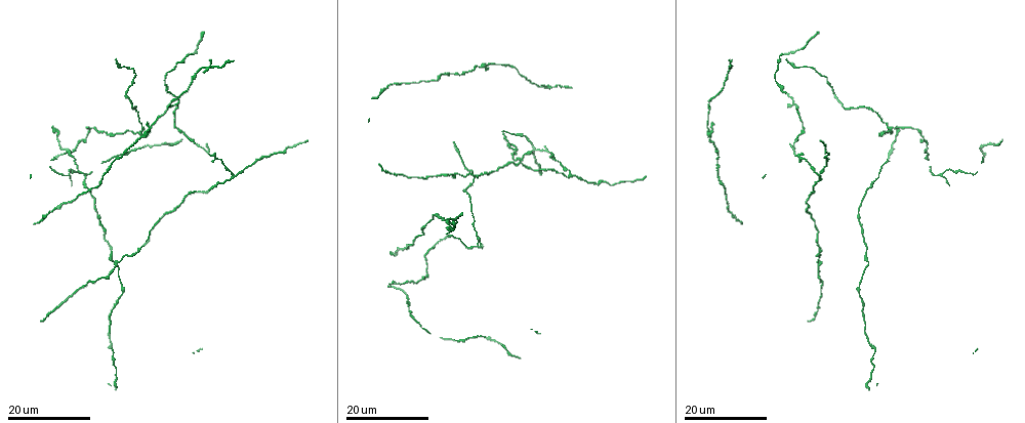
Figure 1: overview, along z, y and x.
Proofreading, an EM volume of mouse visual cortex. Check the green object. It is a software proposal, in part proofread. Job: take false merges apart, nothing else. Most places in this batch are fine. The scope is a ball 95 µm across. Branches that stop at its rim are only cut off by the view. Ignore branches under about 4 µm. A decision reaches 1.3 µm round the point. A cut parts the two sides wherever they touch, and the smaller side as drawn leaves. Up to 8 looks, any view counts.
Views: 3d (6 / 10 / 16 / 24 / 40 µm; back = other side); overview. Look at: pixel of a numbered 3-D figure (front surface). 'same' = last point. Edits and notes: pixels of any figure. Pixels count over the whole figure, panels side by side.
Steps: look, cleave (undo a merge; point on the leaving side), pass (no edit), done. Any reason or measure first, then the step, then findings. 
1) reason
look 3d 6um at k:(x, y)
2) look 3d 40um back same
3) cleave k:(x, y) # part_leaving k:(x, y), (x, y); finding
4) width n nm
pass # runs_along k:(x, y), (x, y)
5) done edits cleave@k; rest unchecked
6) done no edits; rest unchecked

look 3d 16um at 1:(185, 59)

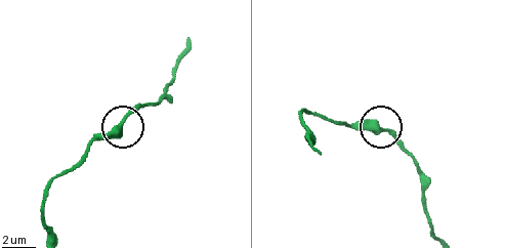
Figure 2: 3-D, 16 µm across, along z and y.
zoom in
look 3d 10um at 2:(119, 130)

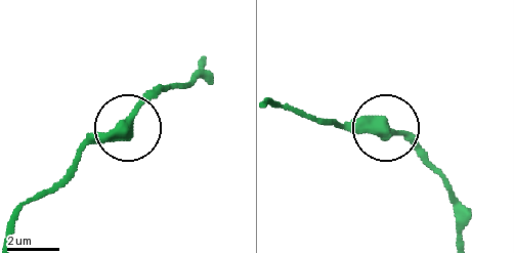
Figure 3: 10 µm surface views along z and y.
pass # runs_along 3:(276, 107), (349, 124), (381, 124), (414, 149); continuous, no second neuron

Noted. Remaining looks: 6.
look 3d 16um at 1:(784, 88)

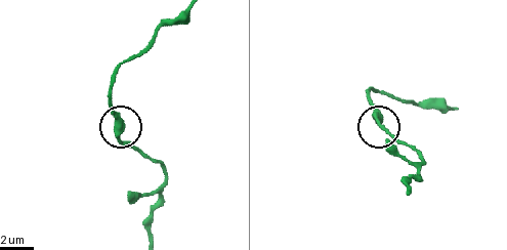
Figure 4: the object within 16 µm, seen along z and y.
look 3d 6um at 4:(122, 120)

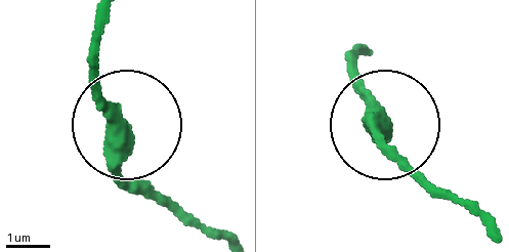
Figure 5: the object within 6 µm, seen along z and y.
look 3d 6um back at 5:(122, 130)

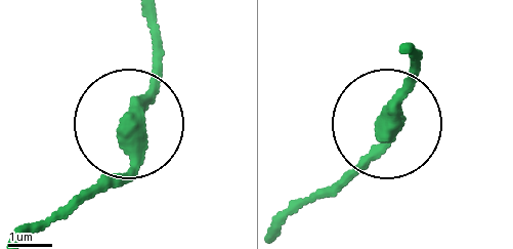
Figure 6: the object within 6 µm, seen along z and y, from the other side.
pass # runs_along 6:(35, 231), (123, 171), (163, 54); all the same neuron

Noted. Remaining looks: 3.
three arms meet
look 3d 24um at 1:(515, 151)

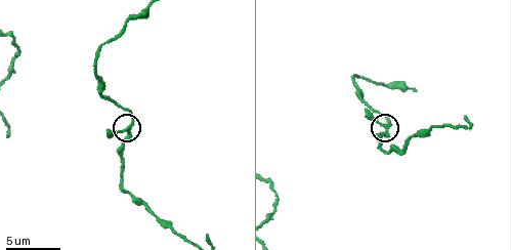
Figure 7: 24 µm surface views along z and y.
zoom in
look 3d 10um at 7:(131, 122)

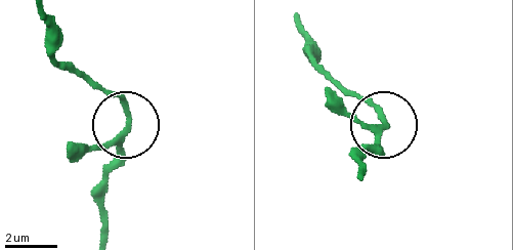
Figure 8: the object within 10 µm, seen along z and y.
arms 3
pass # continuous, no second neuron

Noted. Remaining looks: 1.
done no edits; rest unchecked

